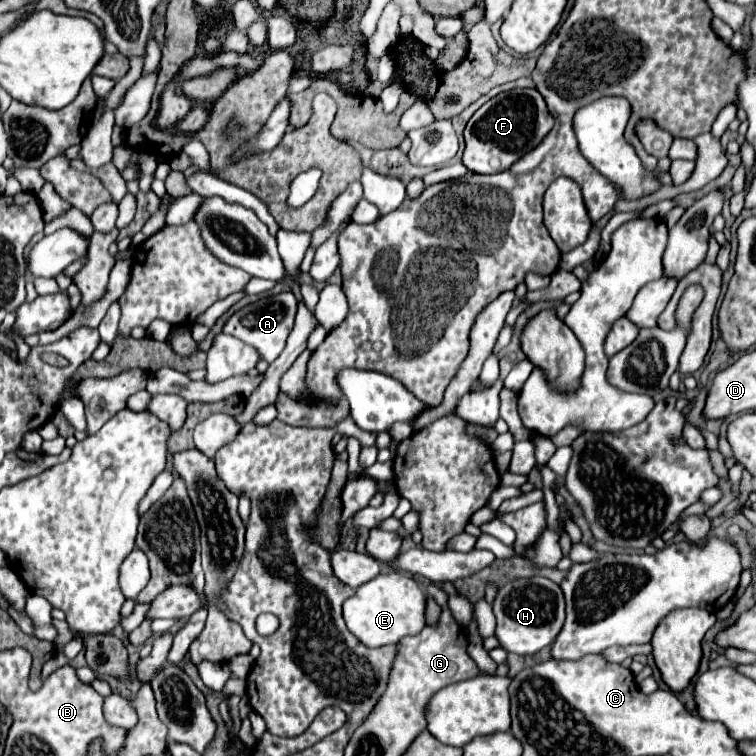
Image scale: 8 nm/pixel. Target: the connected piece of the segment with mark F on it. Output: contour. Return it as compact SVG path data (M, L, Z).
M512 89L500 93L484 103L468 121L464 129L466 149L462 163L472 173L500 173L506 171L520 157L536 149L540 141L550 133L554 117L548 111L548 105L536 89Z

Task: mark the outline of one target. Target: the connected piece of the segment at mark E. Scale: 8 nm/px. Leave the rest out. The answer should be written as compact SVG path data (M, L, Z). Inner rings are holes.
M382 573L374 577L372 581L368 581L364 587L358 587L356 595L344 601L344 621L348 629L368 647L382 647L382 645L398 643L402 637L416 635L426 627L426 597L428 595L412 577L402 575L402 573Z

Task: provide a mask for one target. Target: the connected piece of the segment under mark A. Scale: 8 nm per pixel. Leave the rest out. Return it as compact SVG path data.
M292 291L278 293L278 295L272 295L272 297L264 297L256 303L246 305L238 313L234 313L228 319L228 323L224 325L224 333L228 333L228 335L252 345L254 349L258 349L264 361L274 361L274 359L278 359L282 349L286 347L286 339L292 331L294 317L296 317L296 303L298 301L296 301Z

